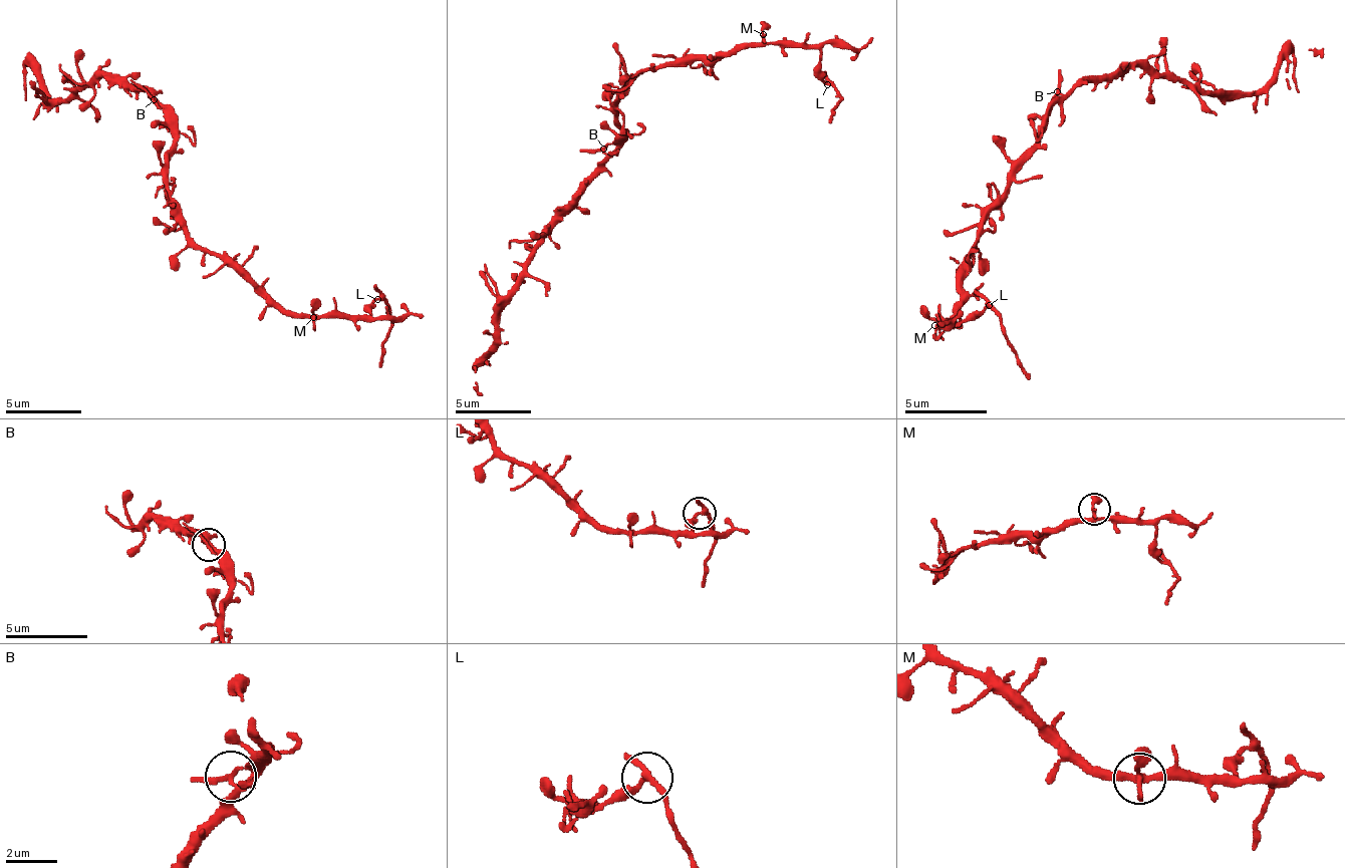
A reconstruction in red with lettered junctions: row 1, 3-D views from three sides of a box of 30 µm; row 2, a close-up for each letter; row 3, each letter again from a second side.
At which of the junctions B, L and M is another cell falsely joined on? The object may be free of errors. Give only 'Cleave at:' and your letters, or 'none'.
Cleave at: L

